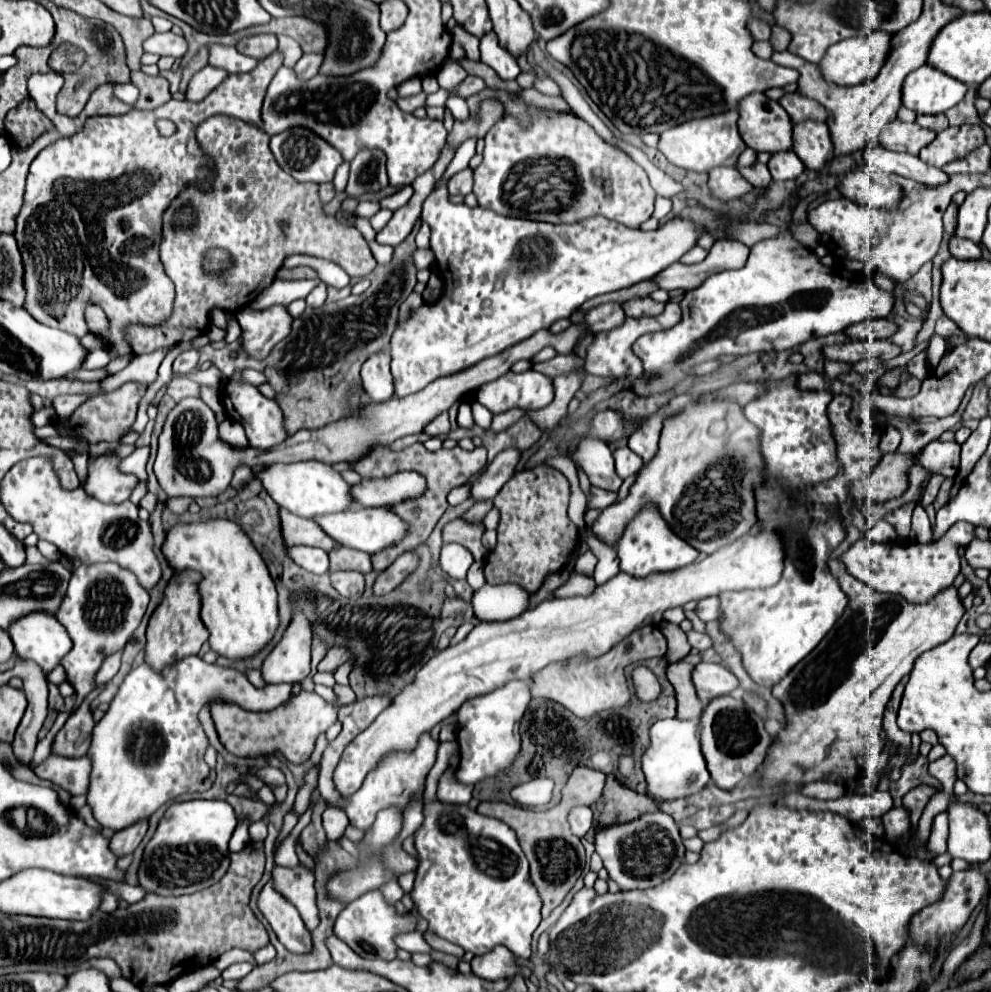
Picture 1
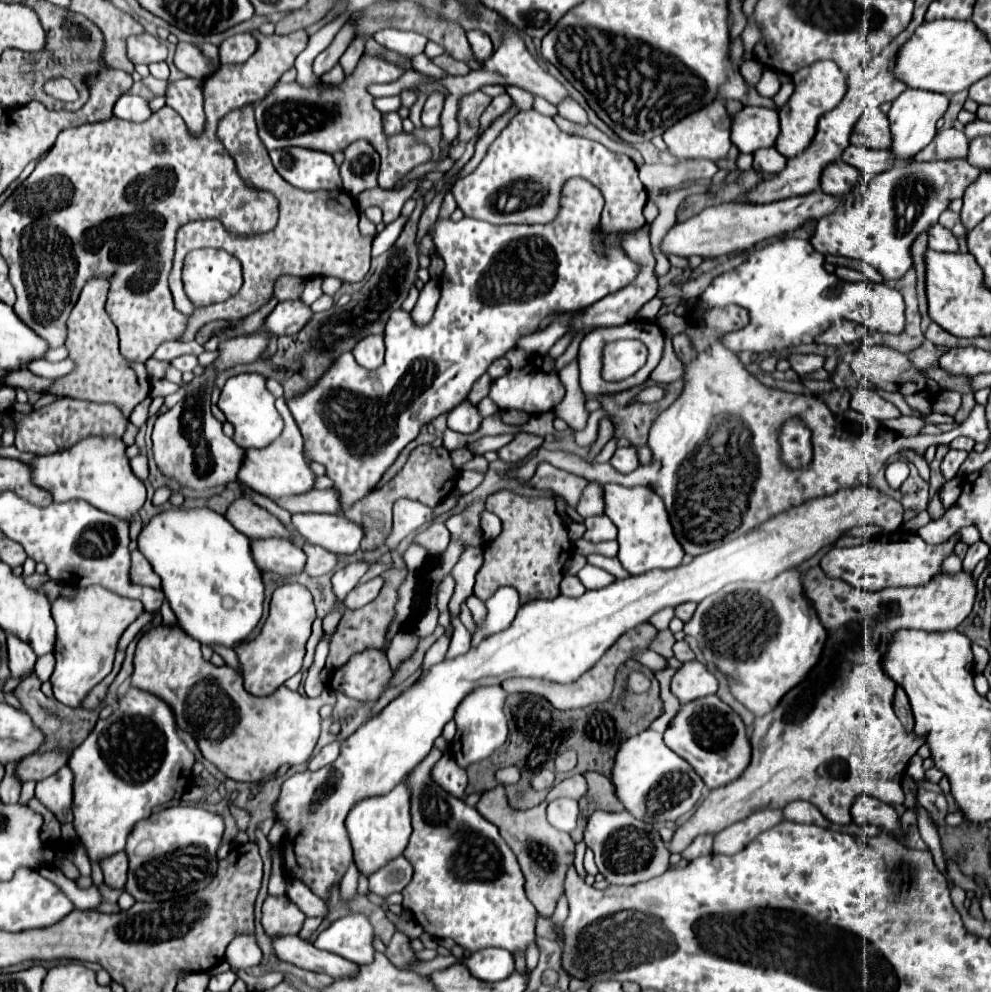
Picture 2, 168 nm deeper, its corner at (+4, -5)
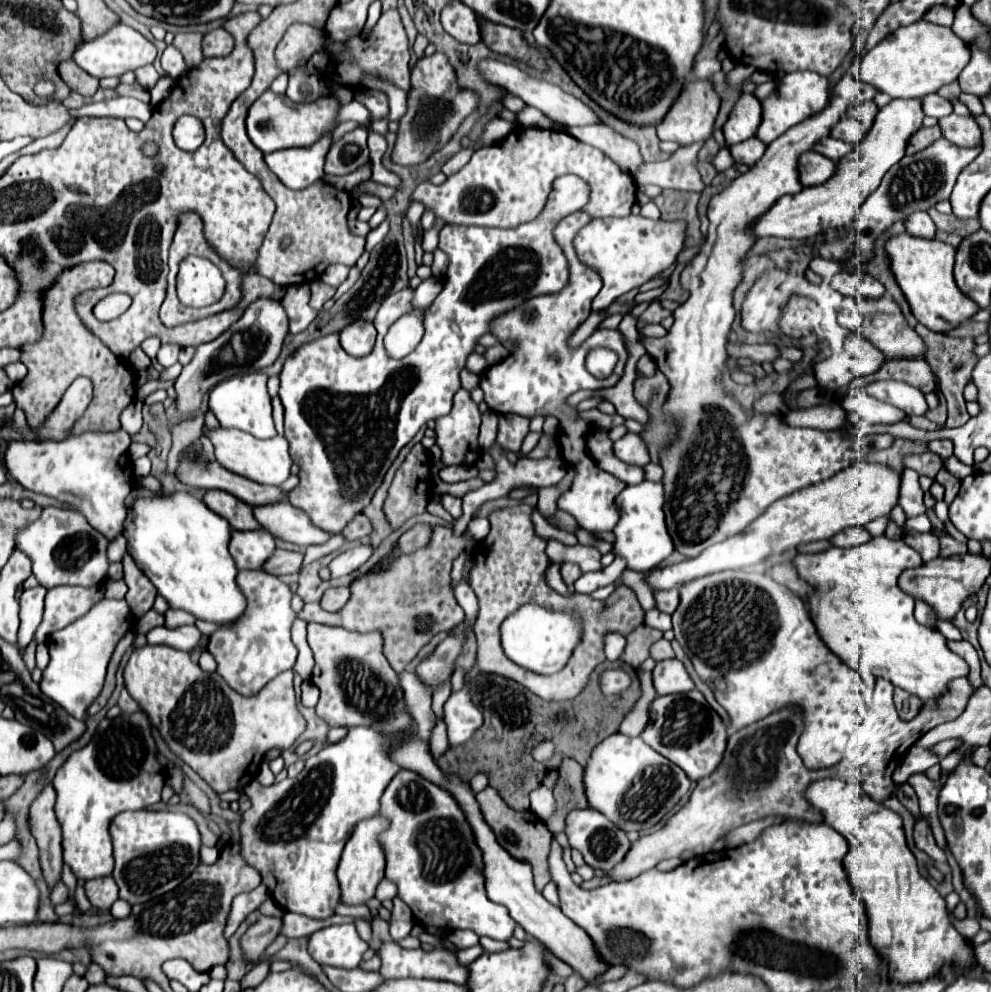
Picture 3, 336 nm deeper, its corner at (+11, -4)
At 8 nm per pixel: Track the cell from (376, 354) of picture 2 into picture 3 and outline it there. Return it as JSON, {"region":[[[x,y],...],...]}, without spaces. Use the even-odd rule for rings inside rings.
{"region":[[[354,321],[348,329],[340,331],[340,343],[346,353],[354,357],[364,357],[372,351],[376,339],[376,329],[370,321]]]}

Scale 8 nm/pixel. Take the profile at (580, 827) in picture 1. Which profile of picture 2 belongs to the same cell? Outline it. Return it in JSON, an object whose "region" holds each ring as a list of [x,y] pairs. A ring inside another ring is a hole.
{"region":[[[557,798],[547,806],[549,822],[561,832],[573,832],[577,828],[579,806],[571,798]]]}

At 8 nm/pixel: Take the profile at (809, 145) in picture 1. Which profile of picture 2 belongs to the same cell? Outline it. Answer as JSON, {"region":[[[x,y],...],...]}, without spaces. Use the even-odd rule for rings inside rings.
{"region":[[[819,60],[813,66],[807,66],[803,70],[797,70],[793,74],[793,84],[795,92],[789,98],[785,106],[779,108],[779,118],[781,118],[781,134],[775,142],[775,148],[785,156],[785,158],[795,158],[799,156],[813,140],[815,130],[817,130],[817,120],[833,110],[845,96],[847,92],[847,74],[835,66],[831,60]]]}

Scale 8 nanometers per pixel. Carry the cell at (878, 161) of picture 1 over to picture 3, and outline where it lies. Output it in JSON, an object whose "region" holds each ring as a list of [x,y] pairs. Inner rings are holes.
{"region":[[[822,137],[818,141],[818,145],[812,145],[812,151],[816,153],[822,153],[824,157],[832,159],[832,161],[838,161],[842,157],[846,157],[848,153],[852,153],[852,145],[848,141],[840,141],[840,139],[834,139],[834,137]]]}

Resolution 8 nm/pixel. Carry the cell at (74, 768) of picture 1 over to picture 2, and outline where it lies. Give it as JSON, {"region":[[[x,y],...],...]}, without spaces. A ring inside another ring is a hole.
{"region":[[[63,768],[63,776],[49,776],[37,782],[35,796],[65,824],[73,820],[73,772]]]}

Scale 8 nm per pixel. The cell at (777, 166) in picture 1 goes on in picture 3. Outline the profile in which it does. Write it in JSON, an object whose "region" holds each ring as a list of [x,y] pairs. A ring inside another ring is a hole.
{"region":[[[750,137],[748,141],[742,141],[740,145],[730,145],[730,155],[736,163],[744,163],[744,165],[754,165],[766,151],[766,145],[758,139],[758,137]]]}

